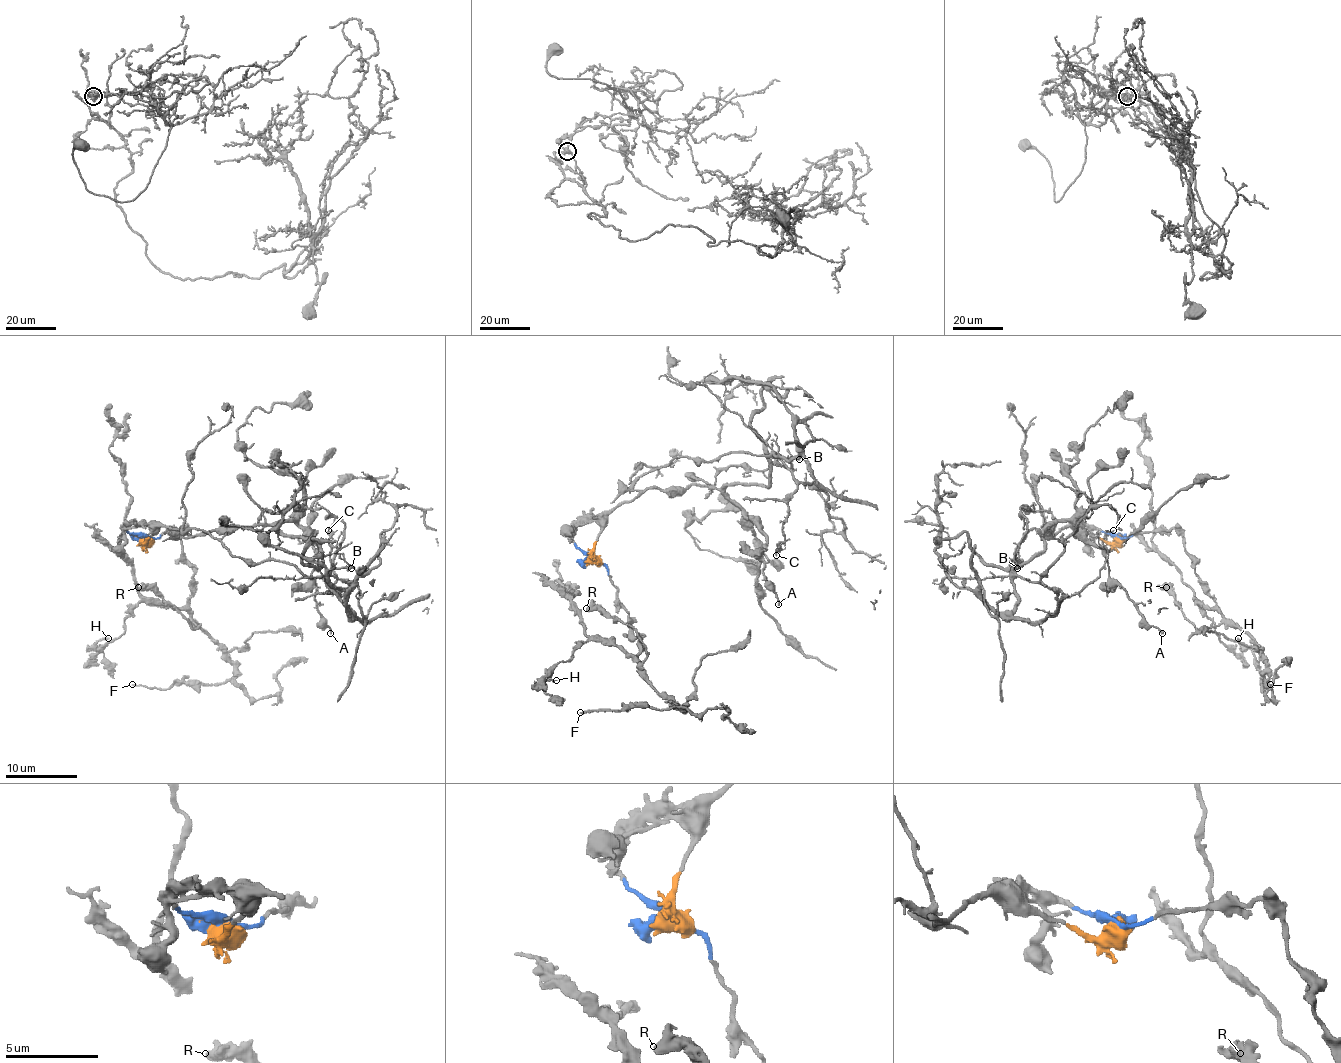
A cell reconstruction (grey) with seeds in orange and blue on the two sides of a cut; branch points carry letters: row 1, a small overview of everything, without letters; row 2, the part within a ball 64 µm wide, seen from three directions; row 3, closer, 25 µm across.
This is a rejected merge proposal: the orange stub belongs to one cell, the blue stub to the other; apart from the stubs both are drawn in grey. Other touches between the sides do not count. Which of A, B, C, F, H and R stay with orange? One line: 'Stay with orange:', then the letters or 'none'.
Stay with orange: A, B, C

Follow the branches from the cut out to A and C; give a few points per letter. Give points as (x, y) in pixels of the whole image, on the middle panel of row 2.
A: (593, 561), (607, 516), (618, 506), (650, 488), (693, 484), (720, 489), (767, 540), (759, 550), (777, 604)
C: (593, 561), (607, 516), (638, 495), (641, 477), (681, 457), (749, 452), (777, 457), (797, 489), (776, 556)

